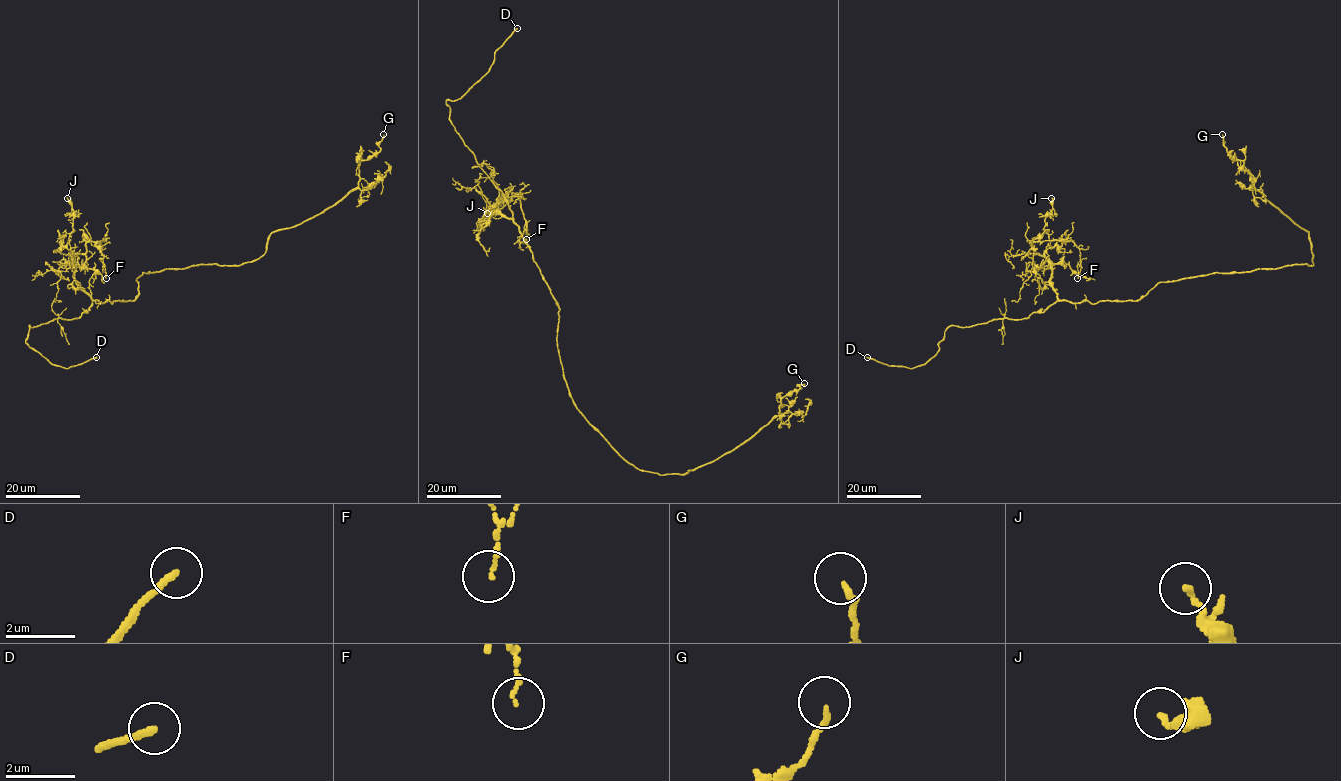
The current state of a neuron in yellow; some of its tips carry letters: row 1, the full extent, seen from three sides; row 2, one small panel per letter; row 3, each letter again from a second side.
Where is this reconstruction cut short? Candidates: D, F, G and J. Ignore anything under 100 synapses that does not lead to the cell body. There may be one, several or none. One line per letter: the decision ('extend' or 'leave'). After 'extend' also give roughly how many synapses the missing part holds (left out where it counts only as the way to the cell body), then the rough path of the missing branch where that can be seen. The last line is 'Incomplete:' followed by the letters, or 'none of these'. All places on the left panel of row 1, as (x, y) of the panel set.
D: extend | (96, 357), (134, 359)
F: leave
G: leave
J: leave
Incomplete: D

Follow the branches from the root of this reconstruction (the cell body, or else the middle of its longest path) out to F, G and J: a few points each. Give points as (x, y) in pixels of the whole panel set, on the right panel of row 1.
F: (1183, 279), (1159, 282), (1136, 300), (1060, 300), (1051, 264), (1030, 241), (1071, 241), (1080, 252), (1077, 278)
G: (1183, 279), (1313, 265), (1309, 234), (1253, 186), (1250, 173), (1242, 160), (1229, 155), (1222, 134)
J: (1183, 279), (1159, 282), (1136, 300), (1060, 300), (1045, 255), (1049, 246), (1045, 217), (1051, 198)

